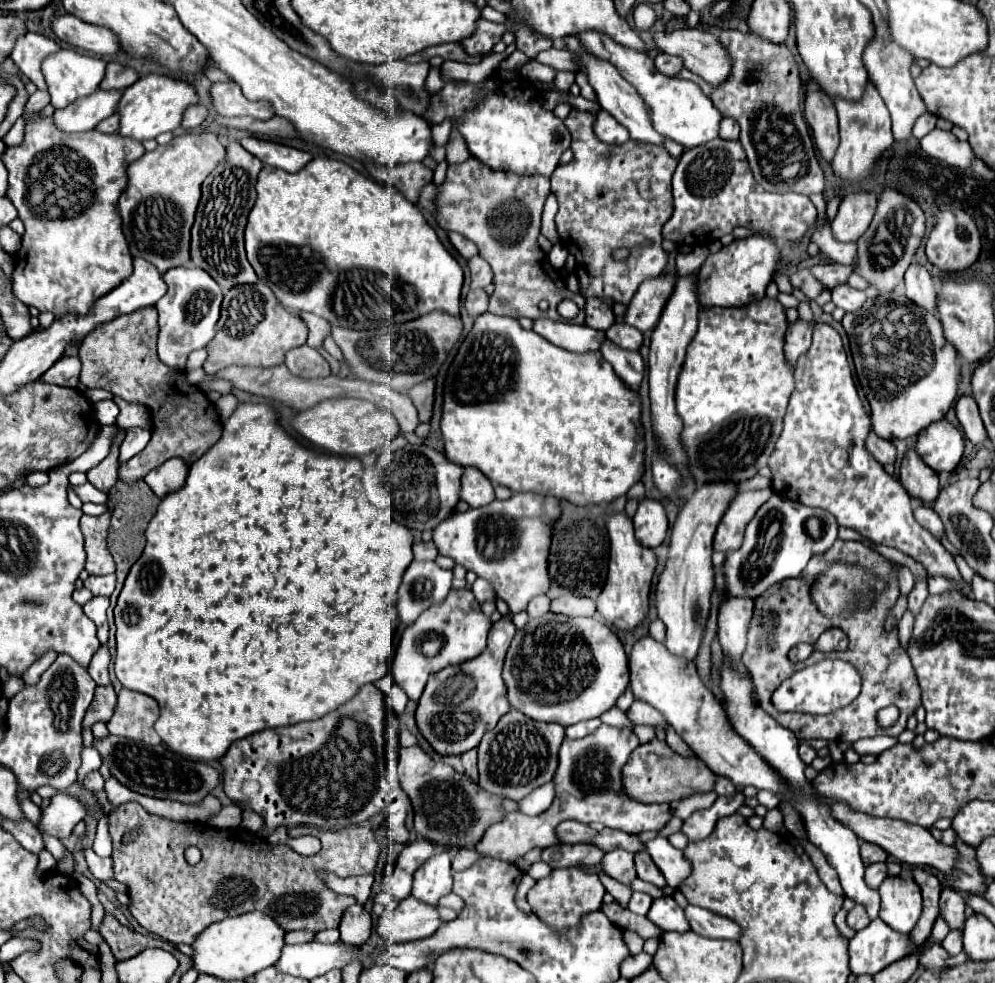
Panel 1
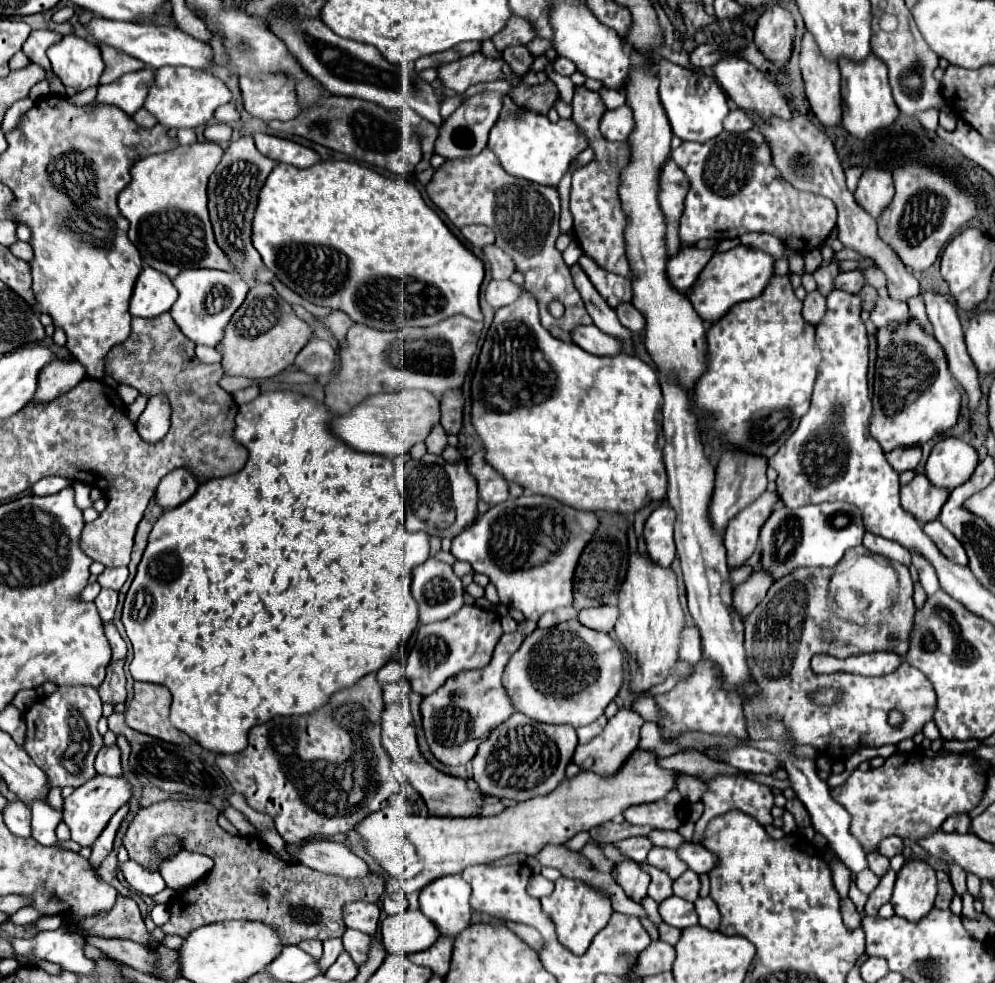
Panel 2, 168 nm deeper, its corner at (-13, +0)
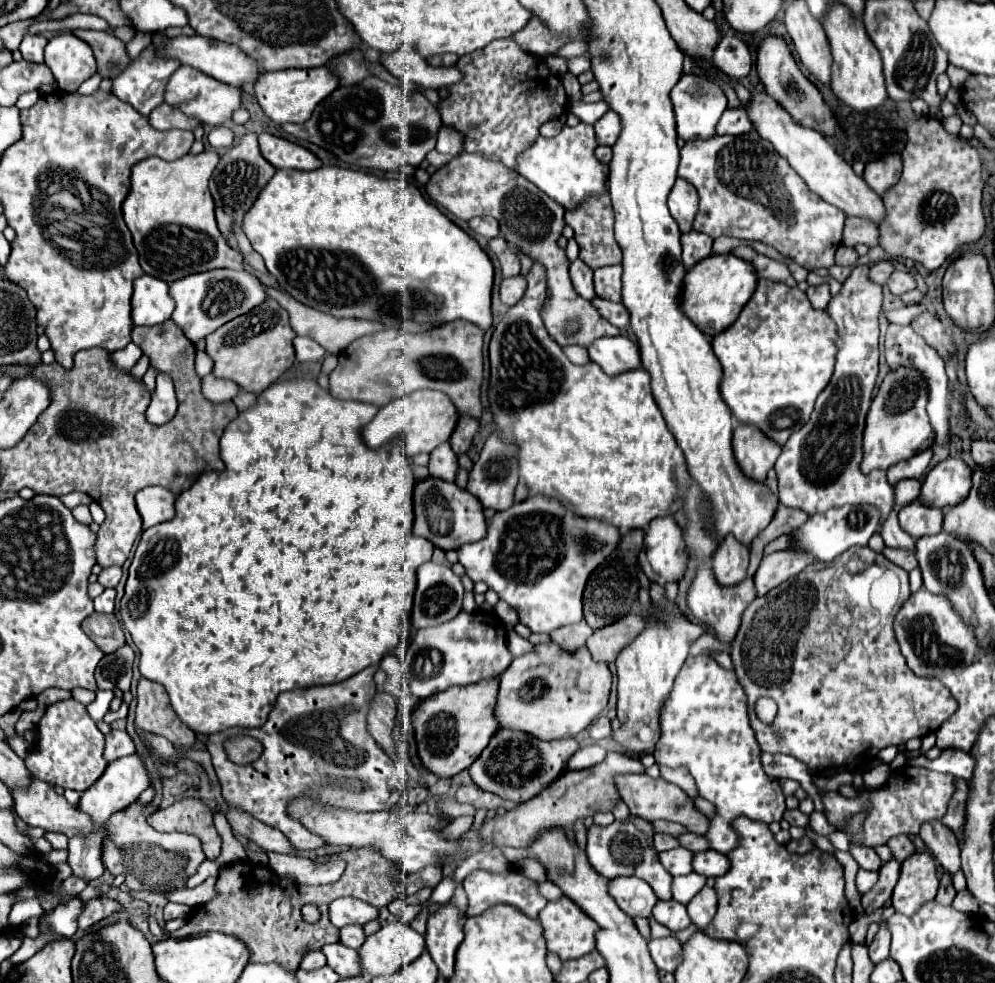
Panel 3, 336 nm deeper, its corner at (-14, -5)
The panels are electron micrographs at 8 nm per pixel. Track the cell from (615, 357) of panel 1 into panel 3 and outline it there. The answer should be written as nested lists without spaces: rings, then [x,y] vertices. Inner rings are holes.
[[[577,258],[569,266],[569,274],[571,274],[571,282],[573,282],[575,290],[583,298],[591,300],[595,296],[595,290],[593,290],[593,270],[581,258]]]

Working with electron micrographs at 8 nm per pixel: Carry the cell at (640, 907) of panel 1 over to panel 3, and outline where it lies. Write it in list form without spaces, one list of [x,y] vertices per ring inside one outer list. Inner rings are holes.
[[[631,816],[629,820],[615,820],[613,824],[609,826],[597,826],[597,824],[591,824],[587,828],[587,856],[589,856],[589,862],[593,864],[593,868],[607,876],[607,878],[617,878],[617,876],[637,876],[645,882],[649,882],[649,886],[653,888],[655,896],[659,900],[669,900],[671,898],[671,880],[673,876],[663,868],[663,864],[659,862],[659,856],[657,852],[653,850],[653,836],[655,836],[655,830],[653,830],[653,824],[645,818],[639,818],[639,816]]]

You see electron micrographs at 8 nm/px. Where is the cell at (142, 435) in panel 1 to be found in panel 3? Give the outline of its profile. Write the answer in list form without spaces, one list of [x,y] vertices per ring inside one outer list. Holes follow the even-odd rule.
[[[157,374],[157,386],[151,394],[151,404],[147,408],[147,420],[151,424],[167,424],[177,412],[177,398],[173,390],[173,380],[169,374]]]

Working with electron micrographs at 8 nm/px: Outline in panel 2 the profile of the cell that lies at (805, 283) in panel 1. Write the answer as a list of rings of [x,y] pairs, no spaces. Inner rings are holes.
[[[856,269],[856,271],[848,271],[848,273],[840,273],[836,279],[834,279],[834,285],[832,289],[840,289],[840,291],[848,291],[848,293],[858,293],[864,285],[864,277],[862,277],[862,271]]]

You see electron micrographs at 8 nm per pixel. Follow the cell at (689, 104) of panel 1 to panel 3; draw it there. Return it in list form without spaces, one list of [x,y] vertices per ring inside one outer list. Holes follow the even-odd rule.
[[[683,74],[679,84],[671,90],[671,100],[675,108],[675,120],[677,120],[677,134],[683,140],[695,140],[695,138],[711,138],[715,134],[715,124],[719,122],[723,110],[727,108],[727,98],[719,84],[703,74]]]

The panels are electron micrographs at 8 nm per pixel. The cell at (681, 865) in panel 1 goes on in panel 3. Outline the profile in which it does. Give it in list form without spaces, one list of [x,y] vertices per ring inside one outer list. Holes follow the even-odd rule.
[[[717,850],[697,852],[693,858],[693,870],[703,876],[723,876],[729,870],[729,858]]]

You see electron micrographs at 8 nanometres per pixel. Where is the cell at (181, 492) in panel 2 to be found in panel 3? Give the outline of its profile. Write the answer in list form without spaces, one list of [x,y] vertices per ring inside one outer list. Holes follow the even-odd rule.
[[[159,486],[143,488],[135,494],[135,506],[143,520],[143,528],[149,528],[175,516],[175,494]]]

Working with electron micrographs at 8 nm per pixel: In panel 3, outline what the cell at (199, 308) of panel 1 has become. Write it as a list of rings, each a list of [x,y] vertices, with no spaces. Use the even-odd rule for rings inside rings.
[[[217,268],[199,274],[189,274],[187,278],[173,282],[169,286],[169,294],[175,300],[175,310],[171,318],[191,342],[201,340],[207,334],[215,332],[219,326],[223,326],[225,322],[241,314],[247,314],[255,306],[263,304],[267,298],[265,286],[261,284],[259,278],[255,278],[245,270],[231,270],[231,268]]]

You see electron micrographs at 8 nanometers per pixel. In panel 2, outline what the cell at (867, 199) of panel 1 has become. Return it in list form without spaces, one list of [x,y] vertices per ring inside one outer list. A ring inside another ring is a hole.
[[[880,169],[864,171],[854,197],[870,217],[878,217],[894,197],[892,175]]]

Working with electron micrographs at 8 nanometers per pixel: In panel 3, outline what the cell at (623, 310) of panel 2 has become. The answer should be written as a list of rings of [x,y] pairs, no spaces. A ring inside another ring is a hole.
[[[595,296],[591,300],[591,304],[599,310],[599,314],[609,320],[613,326],[617,328],[627,328],[629,326],[629,314],[627,314],[627,308],[623,304],[615,304],[611,300],[605,300],[605,298],[599,298]]]

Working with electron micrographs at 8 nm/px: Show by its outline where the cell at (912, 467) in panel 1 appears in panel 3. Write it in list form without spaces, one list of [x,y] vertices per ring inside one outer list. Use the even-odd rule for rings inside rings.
[[[917,500],[899,512],[899,526],[915,540],[941,532],[943,512],[939,508],[921,506]]]

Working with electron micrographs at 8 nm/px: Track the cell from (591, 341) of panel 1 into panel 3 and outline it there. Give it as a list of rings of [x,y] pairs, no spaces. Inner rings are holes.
[[[625,336],[599,338],[593,346],[589,346],[589,356],[609,376],[623,374],[641,366],[639,346]]]

